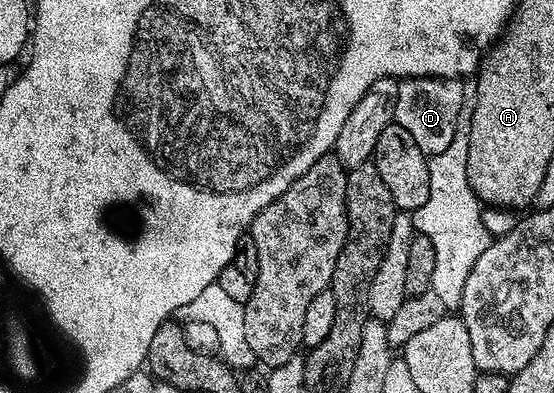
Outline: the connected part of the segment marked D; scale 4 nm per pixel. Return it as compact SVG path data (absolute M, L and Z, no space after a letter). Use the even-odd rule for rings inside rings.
M412 76L397 81L395 112L393 123L404 126L412 134L416 146L429 158L440 154L452 143L452 134L456 134L456 122L464 111L468 92L462 89L461 79L445 80L439 76Z

